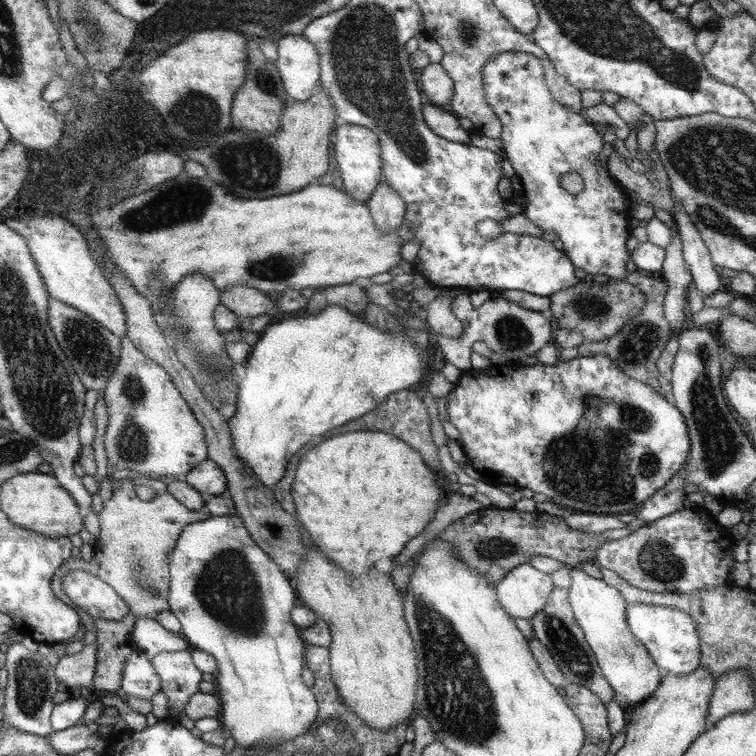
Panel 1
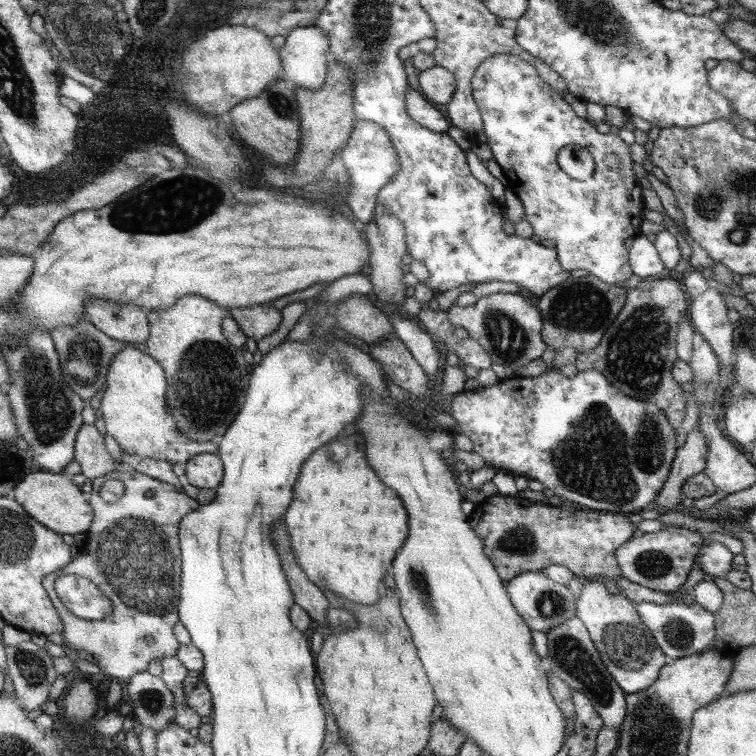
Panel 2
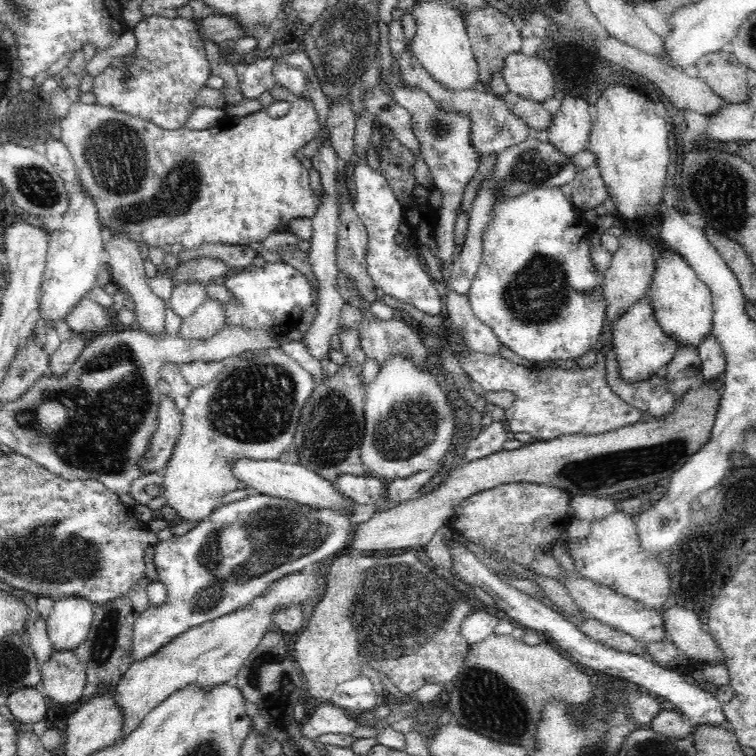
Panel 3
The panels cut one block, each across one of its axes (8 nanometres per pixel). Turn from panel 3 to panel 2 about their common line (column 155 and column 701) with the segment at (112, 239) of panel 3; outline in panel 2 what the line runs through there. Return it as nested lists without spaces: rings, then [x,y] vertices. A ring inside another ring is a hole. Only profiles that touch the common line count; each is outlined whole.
[[[707,288],[697,298],[689,300],[687,316],[697,334],[701,334],[713,348],[715,356],[721,360],[721,374],[725,382],[733,384],[733,364],[729,364],[729,354],[733,354],[733,322],[725,318],[727,306],[723,296],[715,288]]]

